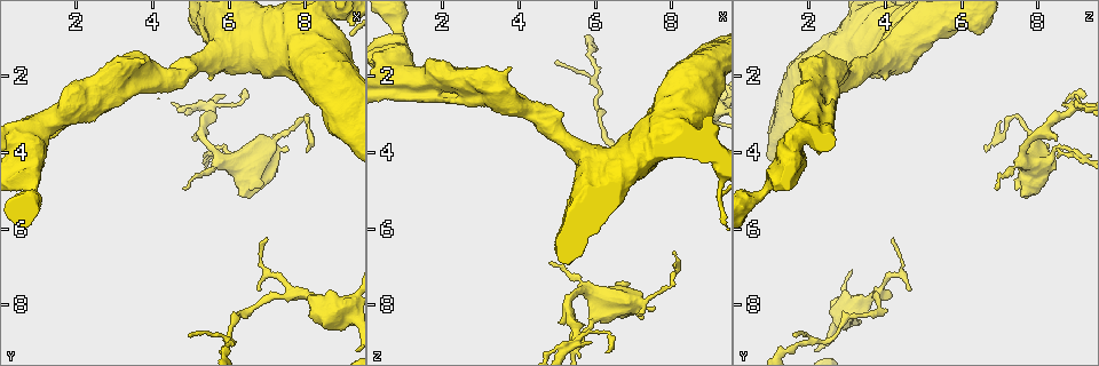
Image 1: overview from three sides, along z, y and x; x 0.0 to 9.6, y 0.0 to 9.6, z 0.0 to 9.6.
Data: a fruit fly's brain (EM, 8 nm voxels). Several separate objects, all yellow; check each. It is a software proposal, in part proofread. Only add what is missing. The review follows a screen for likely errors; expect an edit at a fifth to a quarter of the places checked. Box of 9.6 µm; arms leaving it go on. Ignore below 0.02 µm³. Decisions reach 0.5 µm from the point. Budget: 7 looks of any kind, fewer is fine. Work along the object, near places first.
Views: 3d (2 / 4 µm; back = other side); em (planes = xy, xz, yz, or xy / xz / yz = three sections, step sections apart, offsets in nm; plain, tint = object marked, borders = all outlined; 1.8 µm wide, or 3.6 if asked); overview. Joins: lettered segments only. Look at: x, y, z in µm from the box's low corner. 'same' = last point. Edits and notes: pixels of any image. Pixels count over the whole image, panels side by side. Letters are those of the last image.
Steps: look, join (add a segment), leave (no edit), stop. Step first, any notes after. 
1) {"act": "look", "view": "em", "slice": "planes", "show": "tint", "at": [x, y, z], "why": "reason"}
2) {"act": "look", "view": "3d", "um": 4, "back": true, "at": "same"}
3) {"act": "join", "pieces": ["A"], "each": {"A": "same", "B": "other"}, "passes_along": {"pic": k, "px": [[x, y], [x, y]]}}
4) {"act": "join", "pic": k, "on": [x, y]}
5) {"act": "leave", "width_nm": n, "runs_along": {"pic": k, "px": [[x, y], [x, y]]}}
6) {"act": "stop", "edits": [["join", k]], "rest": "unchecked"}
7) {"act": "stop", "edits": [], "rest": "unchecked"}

{"act": "look", "view": "em", "slice": "planes", "show": "borders", "at": [7.50, 3.90, 8.10], "why": "an open end"}

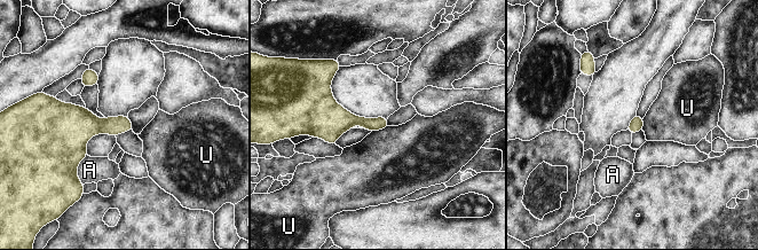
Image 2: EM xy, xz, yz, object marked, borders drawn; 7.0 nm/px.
{"act": "leave", "each": {"A": "other", "U": "other"}, "border": {"pic": 2, "px": [[388, 126], [371, 132]]}, "found": "none of them fits"}

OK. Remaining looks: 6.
{"act": "look", "view": "3d", "um": 4, "at": [7.95, 7.80, 4.10], "why": "free end"}

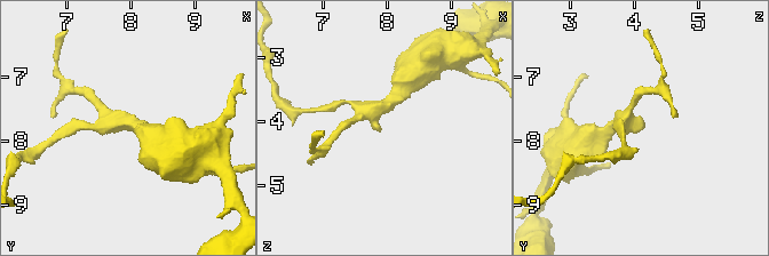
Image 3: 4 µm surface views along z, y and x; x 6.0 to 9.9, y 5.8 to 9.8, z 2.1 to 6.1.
{"act": "look", "view": "em", "slice": "planes", "show": "plain", "at": [7.85, 7.80, 4.15], "arms": 3, "why": "shape alone is not enough"}

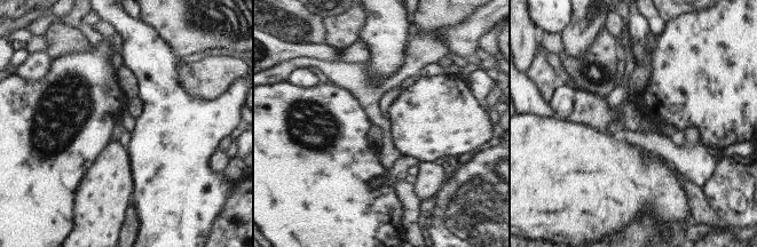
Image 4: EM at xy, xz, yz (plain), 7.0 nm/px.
{"act": "look", "view": "em", "slice": "planes", "show": "borders", "at": "same", "why": "what lies round it"}

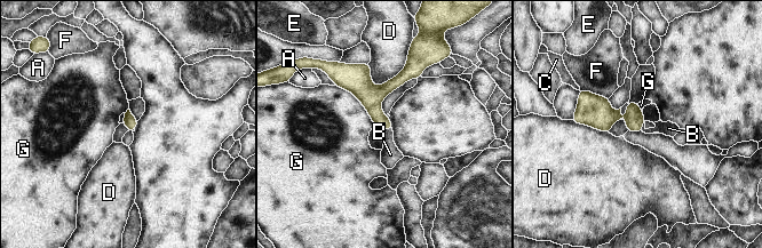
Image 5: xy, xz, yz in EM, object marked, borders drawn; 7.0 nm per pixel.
{"act": "join", "pic": 5, "on": [668, 128], "longest_contact_nm": ["G", 400], "each": {"A": "other", "B": "same", "C": "other", "D": "other", "E": "other", "F": "other", "G": "other"}, "found": "it goes on there"}

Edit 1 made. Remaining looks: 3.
{"act": "look", "view": "em", "slice": "planes", "show": "tint", "at": [5.60, 1.55, 3.95], "why": "calibre changes"}

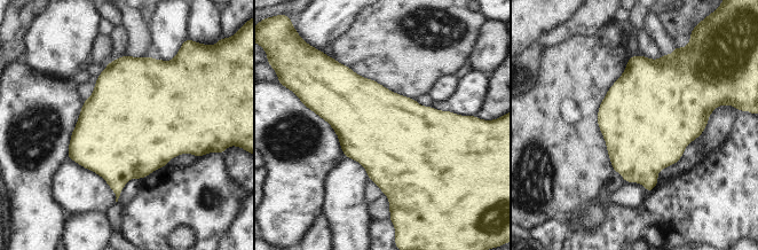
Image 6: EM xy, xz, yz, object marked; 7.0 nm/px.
{"act": "look", "view": "em", "slice": "planes", "show": "borders", "at": "same", "why": "see the neighbours"}

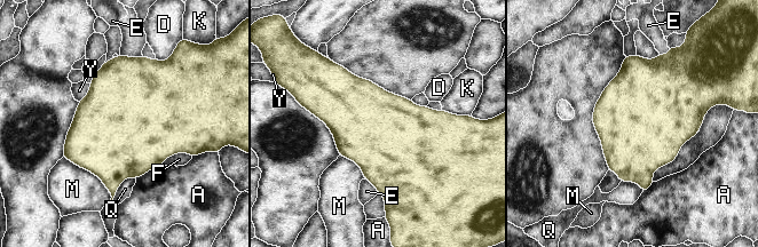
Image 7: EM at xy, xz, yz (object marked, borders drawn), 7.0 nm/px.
{"act": "leave", "longest_contact_nm": ["M", 460], "each": {"A": "other", "D": "other", "E": "other", "F": "other", "K": "other", "M": "other", "Q": "other", "Y": "other"}, "border": {"pic": 7, "px": [[62, 157], [92, 172], [111, 200]]}, "found": "no lettered segment goes on from it"}

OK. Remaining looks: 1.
{"act": "stop", "edits": [["join", 5]], "rest": "unchecked"}

